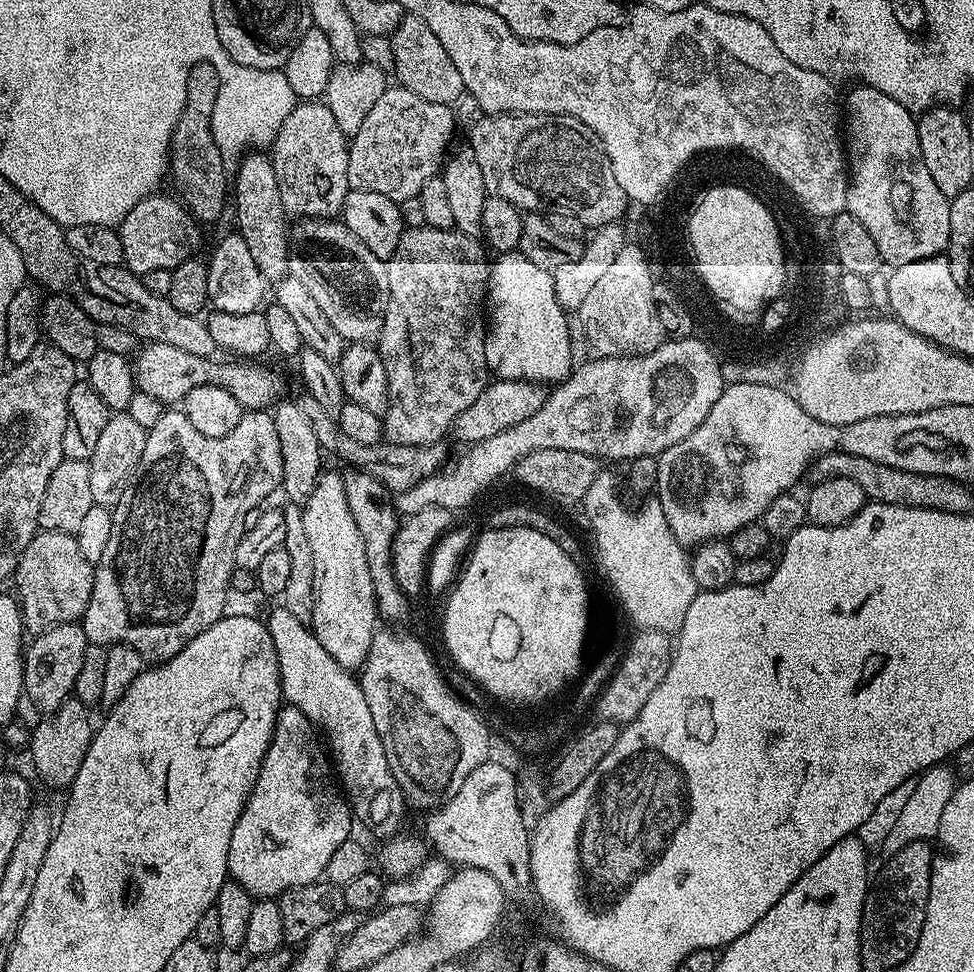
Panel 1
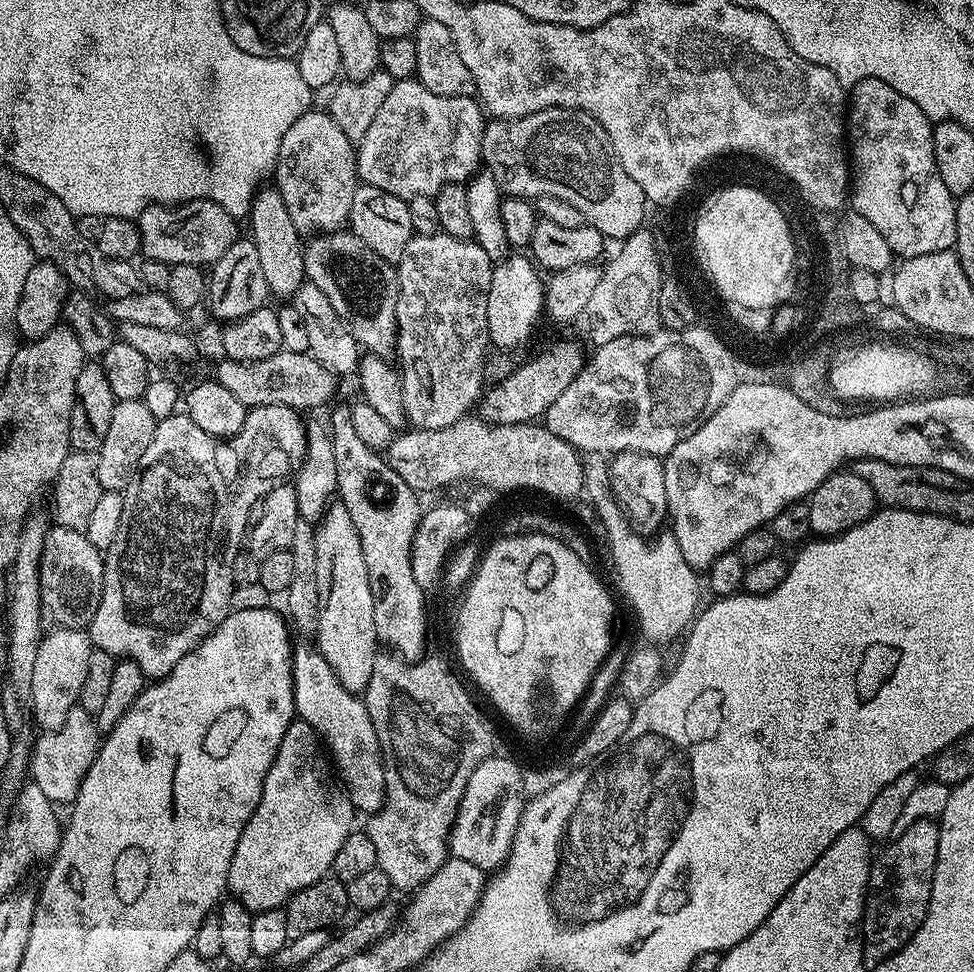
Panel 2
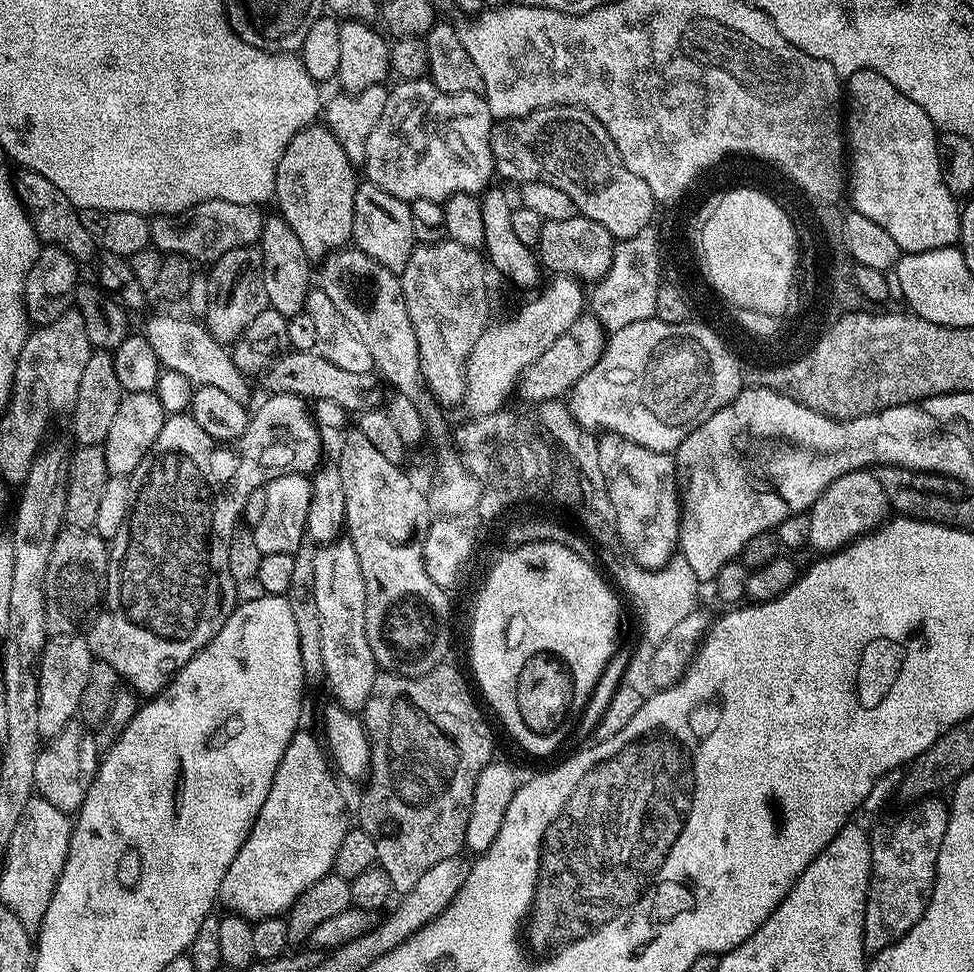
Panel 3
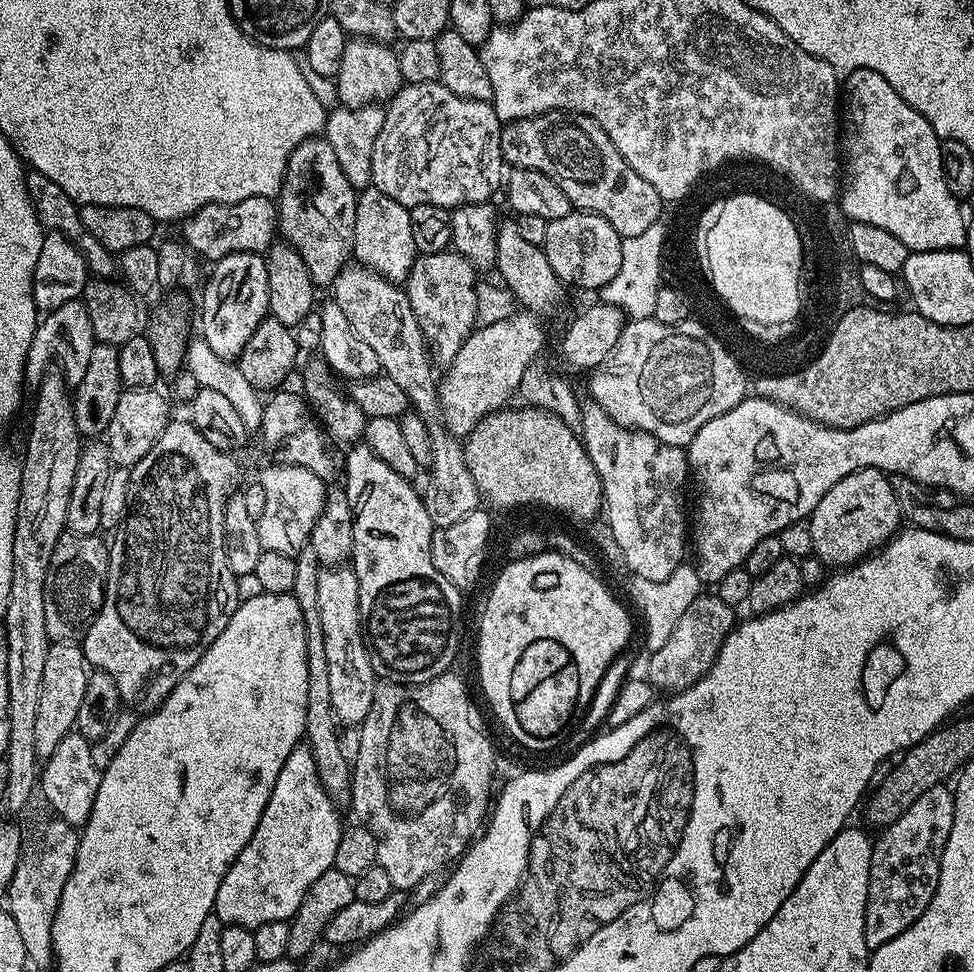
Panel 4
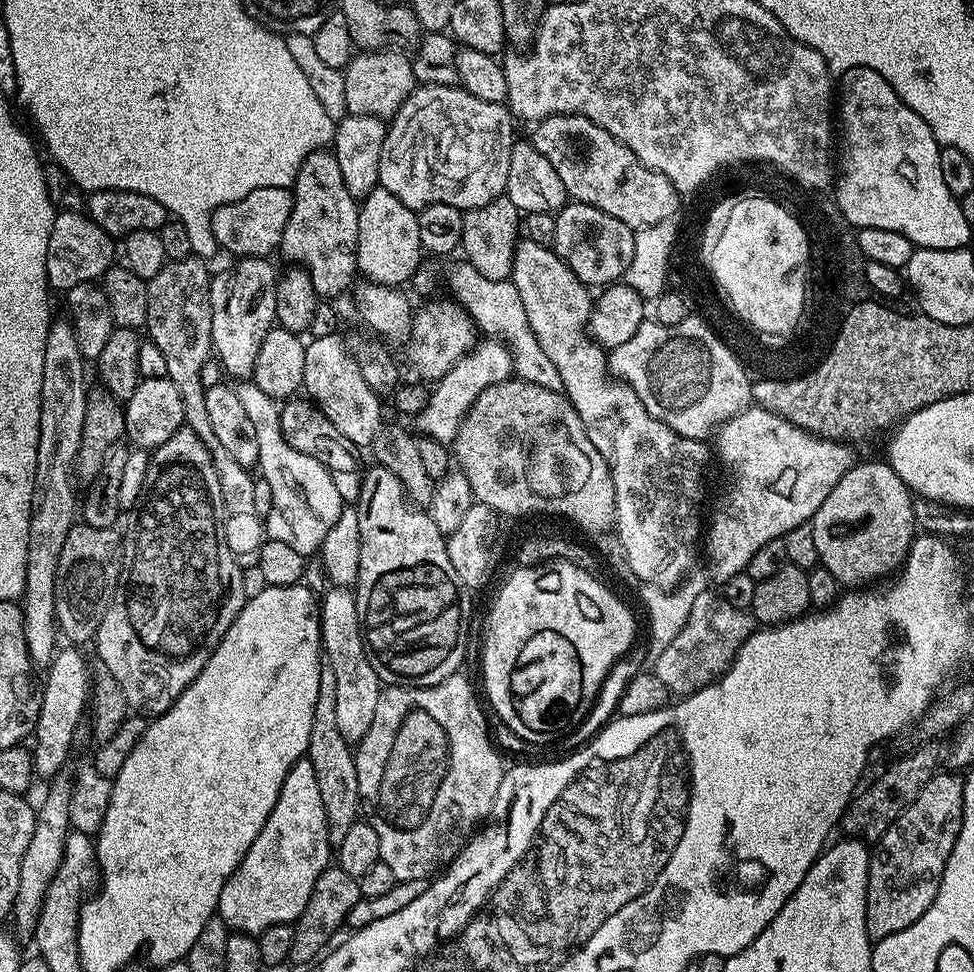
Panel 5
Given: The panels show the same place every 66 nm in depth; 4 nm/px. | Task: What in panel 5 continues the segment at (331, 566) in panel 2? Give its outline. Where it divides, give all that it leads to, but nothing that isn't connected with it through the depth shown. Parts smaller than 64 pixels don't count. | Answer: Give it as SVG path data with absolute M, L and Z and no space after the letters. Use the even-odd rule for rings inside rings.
M335 586L329 587L329 592L325 594L324 600L319 601L318 604L318 615L320 618L320 642L322 645L323 655L326 657L326 666L330 670L334 670L334 695L336 703L336 712L338 713L338 730L342 730L342 738L349 742L358 742L366 734L366 730L370 730L370 722L374 722L374 710L378 707L378 698L382 691L382 682L378 678L378 674L374 670L374 666L368 660L368 650L364 642L364 632L362 627L360 628L360 612L362 616L362 608L358 603L358 596L352 588L338 588Z

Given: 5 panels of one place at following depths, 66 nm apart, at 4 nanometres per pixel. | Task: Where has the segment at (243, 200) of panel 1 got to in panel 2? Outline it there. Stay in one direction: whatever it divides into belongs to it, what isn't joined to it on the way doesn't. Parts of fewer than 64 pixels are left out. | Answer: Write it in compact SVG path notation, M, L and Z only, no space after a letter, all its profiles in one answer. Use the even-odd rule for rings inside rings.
M261 186L256 189L256 197L252 199L252 205L248 210L246 223L252 227L250 239L254 250L258 250L258 263L262 265L262 274L266 277L266 286L273 297L284 296L290 298L298 290L298 286L305 283L304 274L304 244L302 234L290 222L290 214L286 210L286 202L282 202L282 194L275 186Z

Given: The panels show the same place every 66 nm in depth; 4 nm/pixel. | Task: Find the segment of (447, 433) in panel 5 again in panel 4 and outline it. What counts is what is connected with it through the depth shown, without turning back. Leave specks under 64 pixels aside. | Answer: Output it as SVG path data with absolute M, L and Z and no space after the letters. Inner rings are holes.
M516 314L511 320L480 324L457 347L460 349L452 360L456 376L441 379L438 384L441 418L450 435L467 437L478 421L493 410L503 409L511 401L508 399L517 395L522 374L544 348L544 332L536 320L532 314Z

